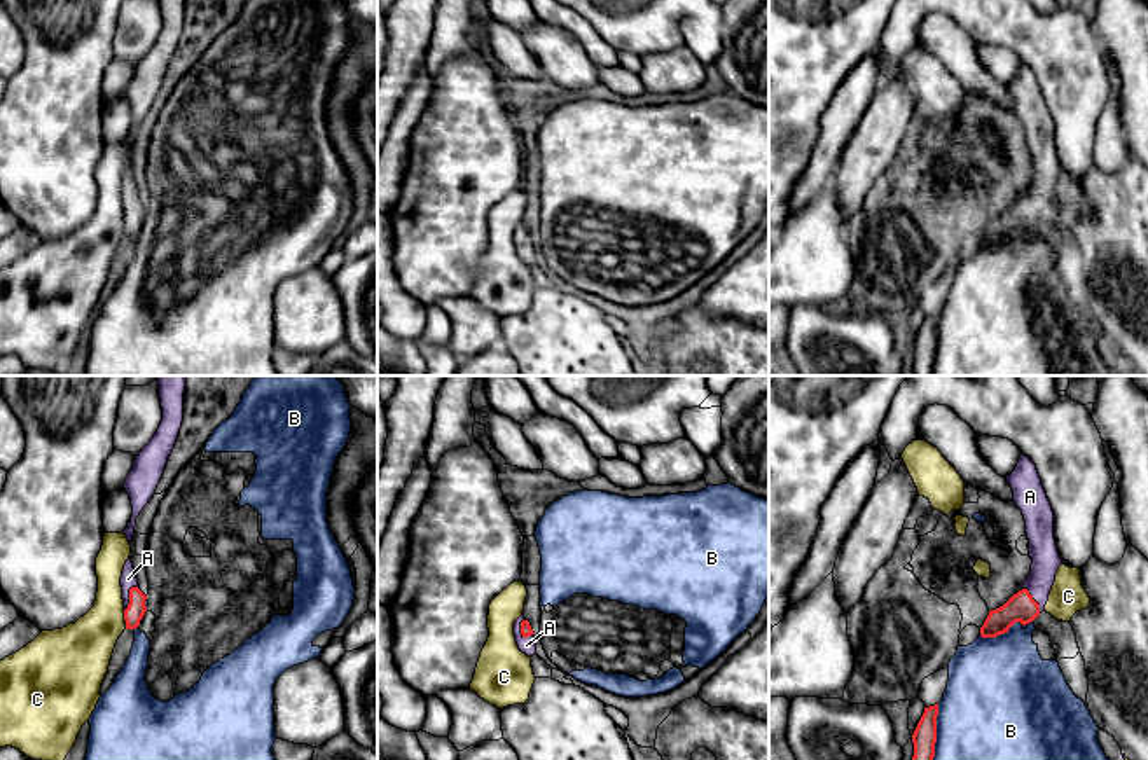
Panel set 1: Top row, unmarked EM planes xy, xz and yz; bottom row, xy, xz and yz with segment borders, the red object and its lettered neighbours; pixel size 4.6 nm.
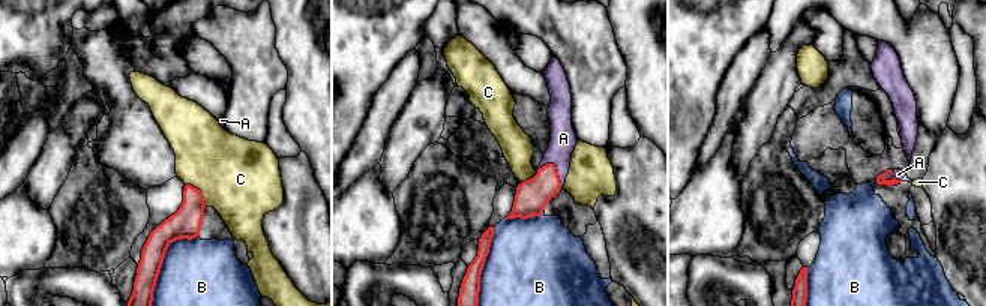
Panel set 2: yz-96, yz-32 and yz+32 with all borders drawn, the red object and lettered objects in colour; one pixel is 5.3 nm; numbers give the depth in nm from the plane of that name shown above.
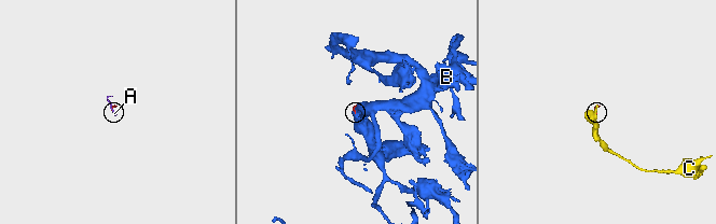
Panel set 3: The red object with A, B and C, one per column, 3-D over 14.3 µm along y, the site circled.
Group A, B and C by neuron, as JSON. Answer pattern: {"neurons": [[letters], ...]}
{"neurons": [["A"], ["B"], ["C"]]}

